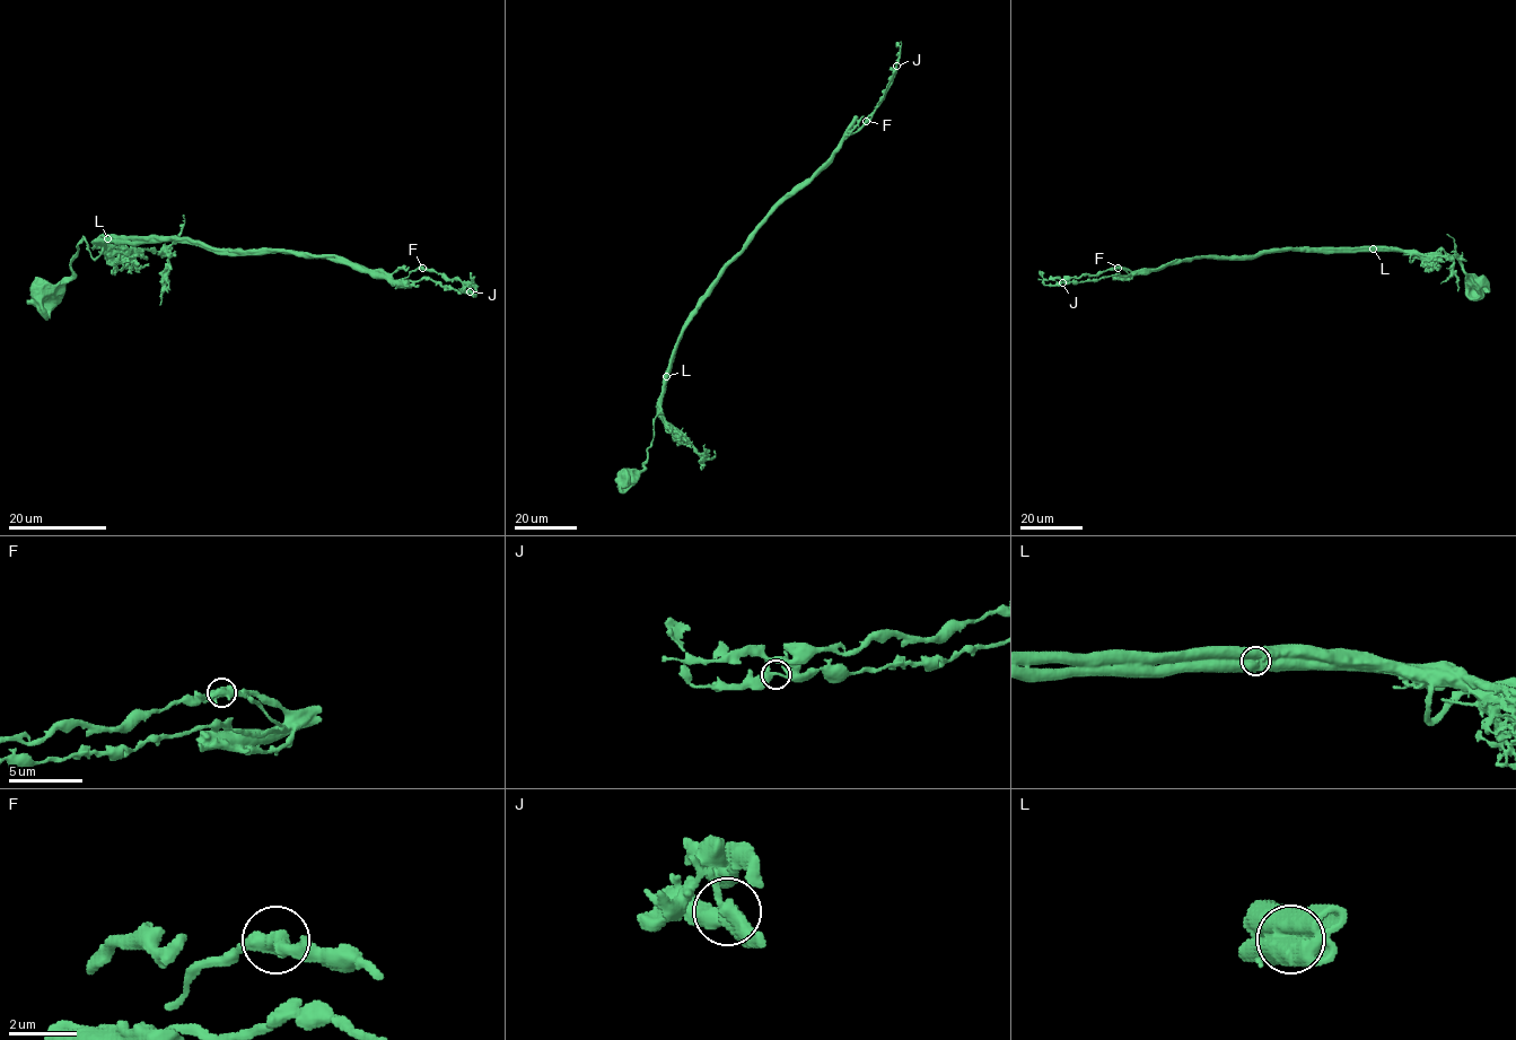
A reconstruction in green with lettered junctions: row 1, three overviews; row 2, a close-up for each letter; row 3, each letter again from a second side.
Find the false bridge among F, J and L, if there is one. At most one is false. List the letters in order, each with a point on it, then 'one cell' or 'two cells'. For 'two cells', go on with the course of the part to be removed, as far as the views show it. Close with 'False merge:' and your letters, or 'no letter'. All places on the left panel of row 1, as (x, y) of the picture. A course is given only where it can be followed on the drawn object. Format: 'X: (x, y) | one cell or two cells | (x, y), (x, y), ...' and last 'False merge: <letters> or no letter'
F: (422, 268) | one cell
J: (470, 291) | one cell
L: (107, 238) | two cells | (107, 238), (131, 242), (182, 239), (202, 242), (219, 251), (321, 254), (393, 281), (404, 281), (409, 286)
False merge: L

